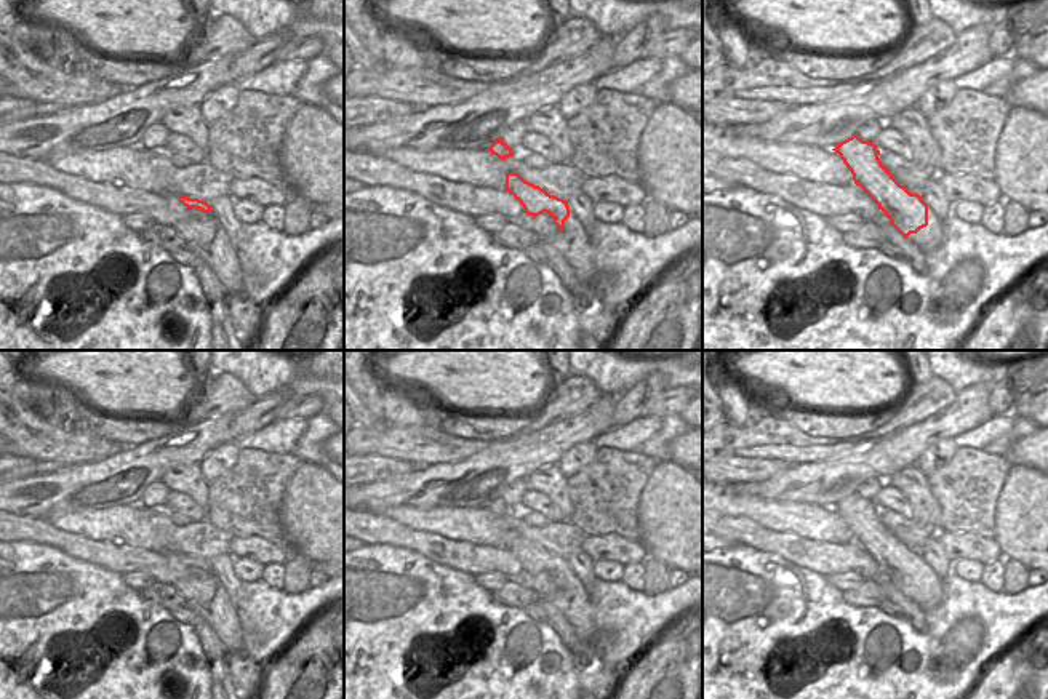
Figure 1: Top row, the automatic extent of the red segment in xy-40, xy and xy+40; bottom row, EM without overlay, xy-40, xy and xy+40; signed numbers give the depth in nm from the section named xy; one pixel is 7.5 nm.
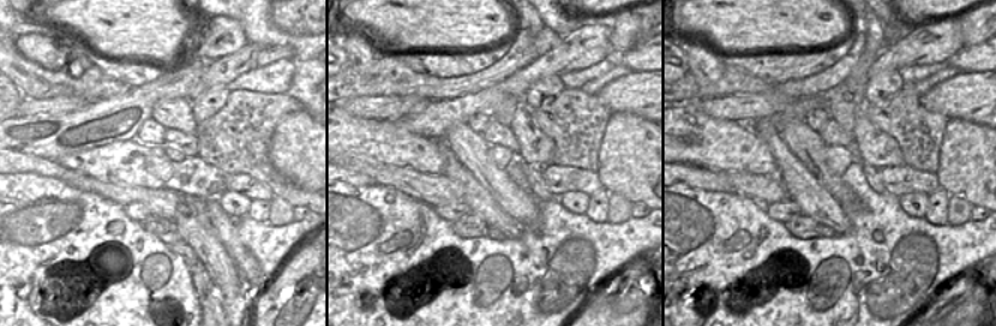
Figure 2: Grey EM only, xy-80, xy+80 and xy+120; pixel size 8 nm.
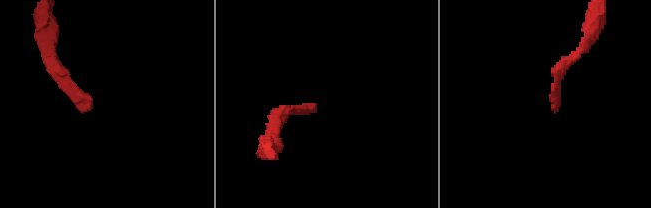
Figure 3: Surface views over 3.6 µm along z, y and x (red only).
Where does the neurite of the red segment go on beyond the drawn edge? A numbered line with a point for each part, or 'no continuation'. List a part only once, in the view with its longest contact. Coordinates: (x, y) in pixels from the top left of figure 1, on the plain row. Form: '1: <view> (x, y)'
1: xy (575, 603)

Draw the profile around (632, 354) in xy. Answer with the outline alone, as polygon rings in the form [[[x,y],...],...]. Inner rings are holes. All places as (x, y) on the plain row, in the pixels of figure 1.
[[[614,350],[616,353],[629,358],[667,358],[682,355],[686,350]]]

